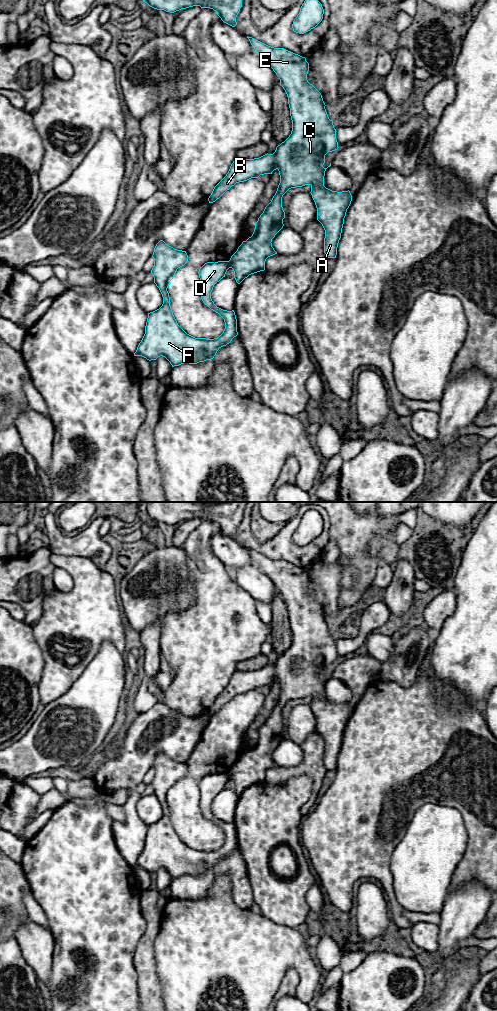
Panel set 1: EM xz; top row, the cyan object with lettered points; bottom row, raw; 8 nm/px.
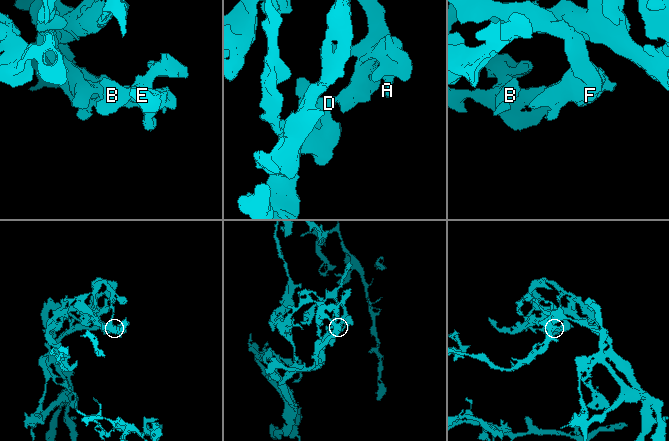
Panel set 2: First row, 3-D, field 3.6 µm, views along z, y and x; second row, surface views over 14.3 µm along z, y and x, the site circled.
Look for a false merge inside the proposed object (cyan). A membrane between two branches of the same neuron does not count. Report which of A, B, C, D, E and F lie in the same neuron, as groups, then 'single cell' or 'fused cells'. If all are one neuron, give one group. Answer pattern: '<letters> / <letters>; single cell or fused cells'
A B C E / D F; fused cells

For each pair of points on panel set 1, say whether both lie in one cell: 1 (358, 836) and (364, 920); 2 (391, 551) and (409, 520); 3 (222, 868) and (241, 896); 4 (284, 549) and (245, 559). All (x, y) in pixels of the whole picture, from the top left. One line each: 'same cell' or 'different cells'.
1: different cells
2: different cells
3: same cell
4: different cells

